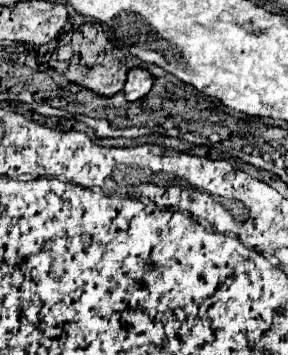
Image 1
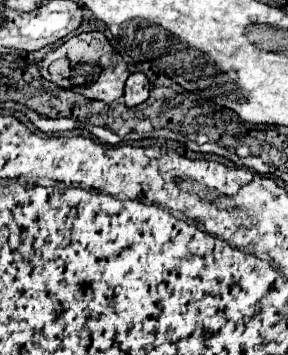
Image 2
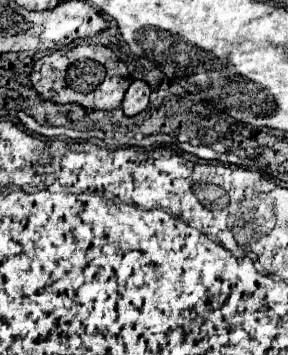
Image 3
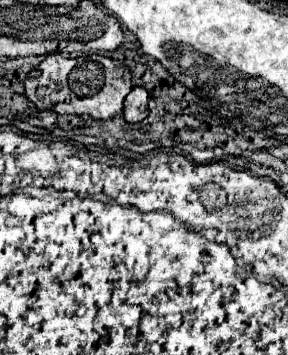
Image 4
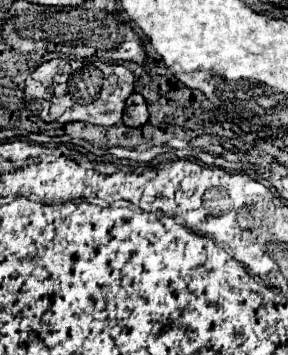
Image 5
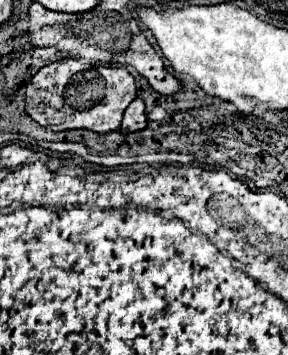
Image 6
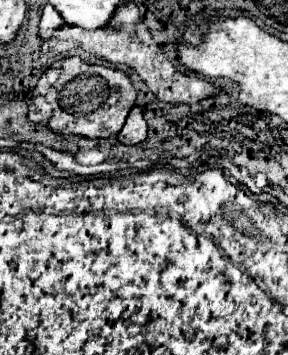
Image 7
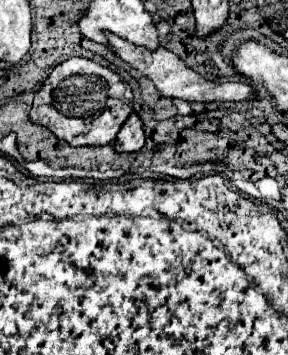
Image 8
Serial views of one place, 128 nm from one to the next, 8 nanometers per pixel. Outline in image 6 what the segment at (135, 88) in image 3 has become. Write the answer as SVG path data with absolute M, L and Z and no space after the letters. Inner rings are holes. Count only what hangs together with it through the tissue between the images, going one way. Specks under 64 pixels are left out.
M136 98L130 102L130 106L124 112L124 120L120 130L122 132L136 132L146 128L146 112L144 112L144 102L142 98Z

